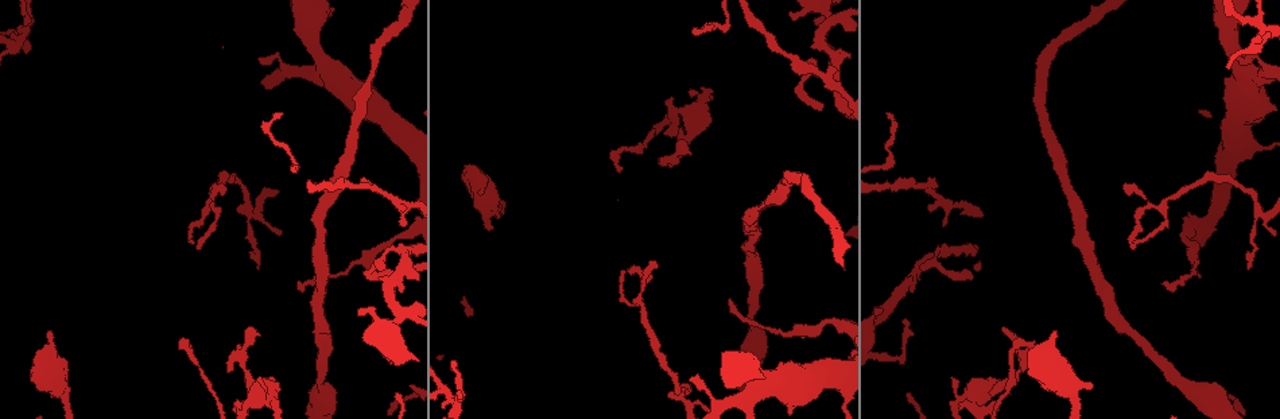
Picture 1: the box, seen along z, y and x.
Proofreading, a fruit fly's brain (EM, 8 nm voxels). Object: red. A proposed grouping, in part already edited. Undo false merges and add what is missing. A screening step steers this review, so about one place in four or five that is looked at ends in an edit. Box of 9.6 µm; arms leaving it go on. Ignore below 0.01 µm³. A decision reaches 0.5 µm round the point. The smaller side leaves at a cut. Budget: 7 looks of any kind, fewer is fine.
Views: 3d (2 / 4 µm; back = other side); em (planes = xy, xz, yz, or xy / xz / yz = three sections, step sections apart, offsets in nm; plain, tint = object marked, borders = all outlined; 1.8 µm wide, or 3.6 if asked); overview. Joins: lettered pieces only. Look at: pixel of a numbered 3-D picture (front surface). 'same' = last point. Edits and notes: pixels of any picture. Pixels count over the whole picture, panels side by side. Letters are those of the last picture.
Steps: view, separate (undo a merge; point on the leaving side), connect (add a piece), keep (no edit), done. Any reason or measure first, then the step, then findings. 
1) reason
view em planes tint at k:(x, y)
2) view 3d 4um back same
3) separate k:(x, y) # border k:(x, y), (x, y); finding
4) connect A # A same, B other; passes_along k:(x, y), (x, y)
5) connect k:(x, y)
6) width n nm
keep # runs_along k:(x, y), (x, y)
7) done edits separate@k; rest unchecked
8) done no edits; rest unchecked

branch stops here
view em yz step 4 borders at 1:(491, 229)

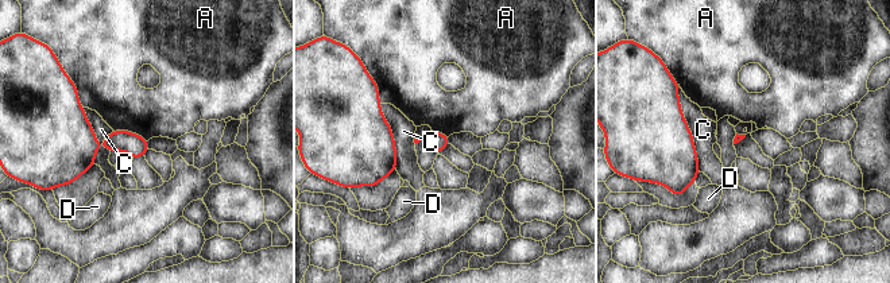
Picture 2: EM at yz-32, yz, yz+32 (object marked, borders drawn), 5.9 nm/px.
cut it another way
view em planes borders same

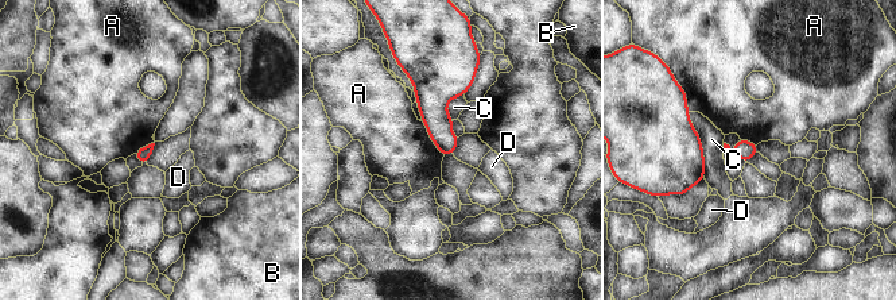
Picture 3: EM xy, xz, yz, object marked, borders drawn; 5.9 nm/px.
keep # A other, B other, C other, D other; border 3:(422, 120), (429, 137), (443, 155); none of them fits

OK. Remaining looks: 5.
free end
view em yz step 16 tint at 1:(690, 387)

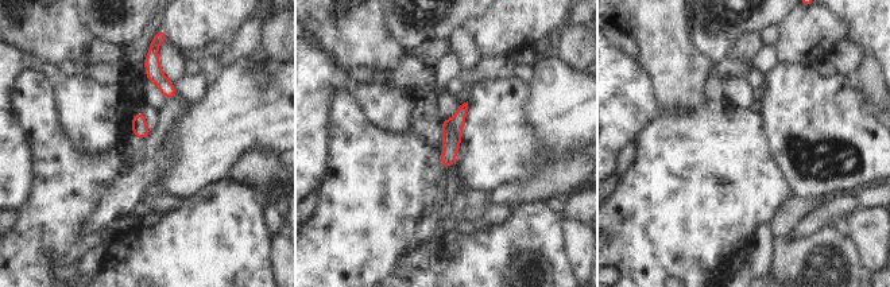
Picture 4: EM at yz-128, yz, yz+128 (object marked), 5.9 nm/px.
cut it another way
view em planes borders same

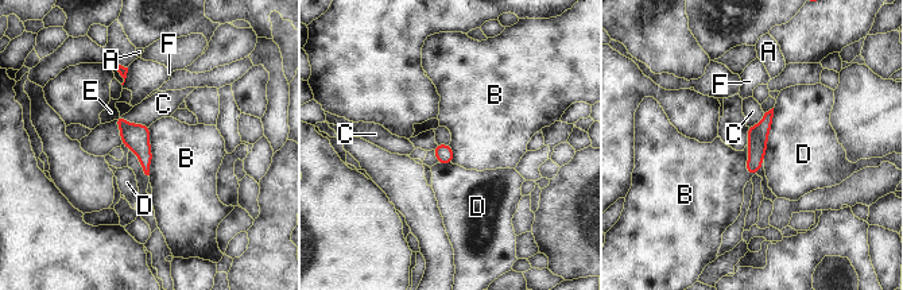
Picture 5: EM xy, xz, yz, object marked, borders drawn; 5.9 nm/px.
longest_contact D 320 nm
keep # A other, B other, C other, D other, E other, F other; runs_along 5:(768, 115), (758, 134), (750, 170); none of them fits

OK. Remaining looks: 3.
view 3d 4um back at 1:(454, 407)

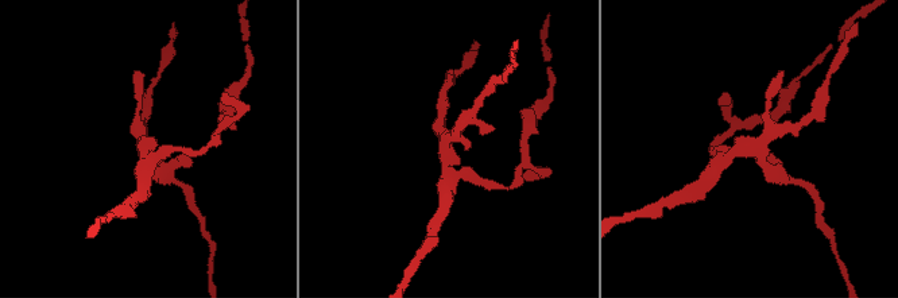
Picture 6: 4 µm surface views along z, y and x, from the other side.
need the tissue
view em yz step 4 tint at 6:(756, 148)

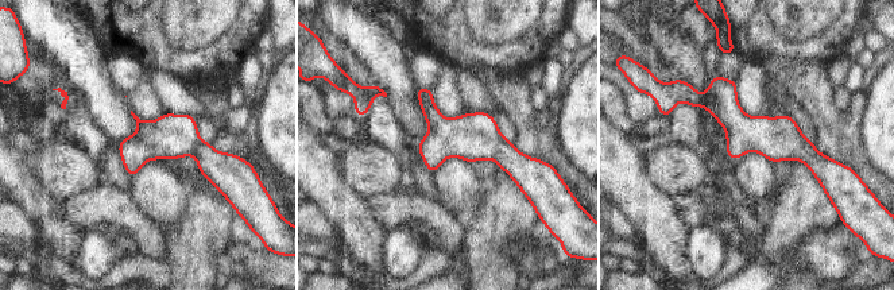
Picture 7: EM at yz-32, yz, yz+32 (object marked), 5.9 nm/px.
cut it another way
view em xy step 8 borders same

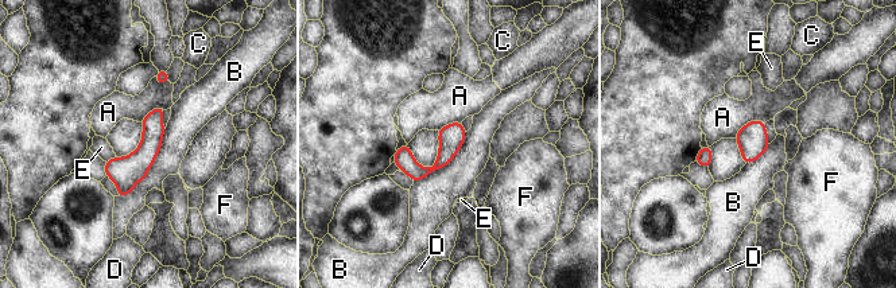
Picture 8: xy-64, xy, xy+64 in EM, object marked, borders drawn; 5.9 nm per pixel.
keep # A other, B other, C other, D other, E other, F other; one cell here

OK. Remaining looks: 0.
done no edits; rest unchecked

